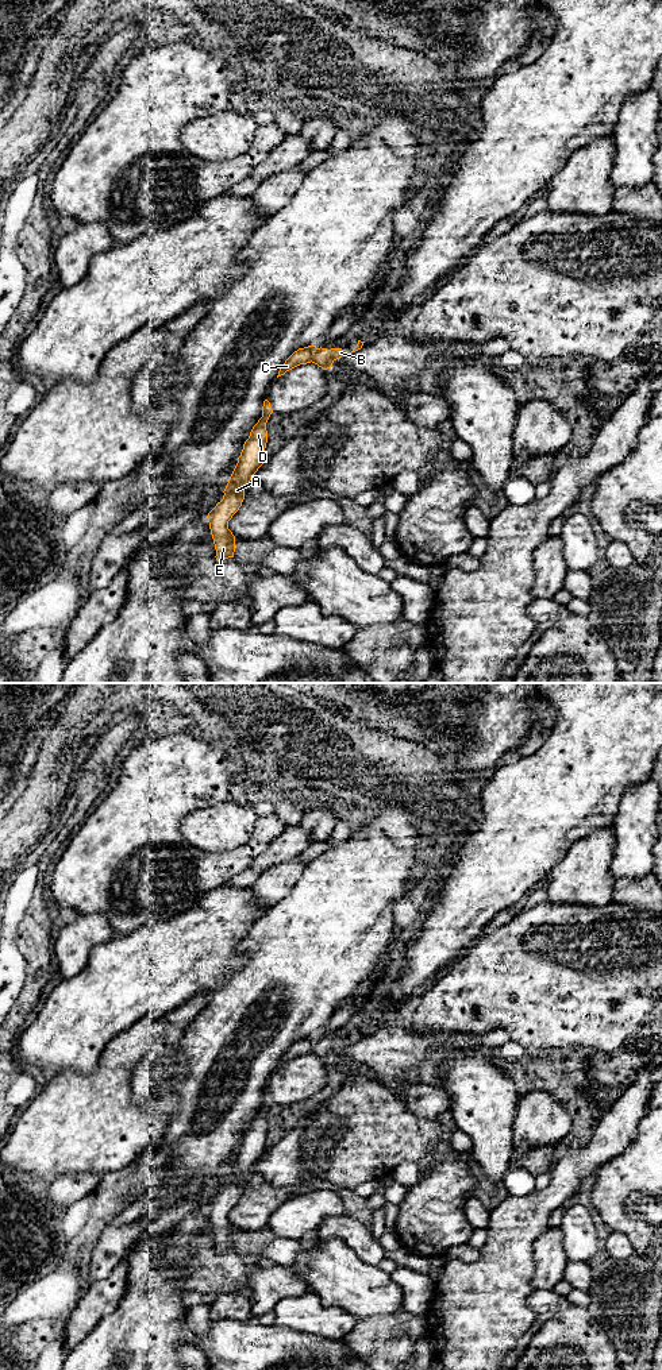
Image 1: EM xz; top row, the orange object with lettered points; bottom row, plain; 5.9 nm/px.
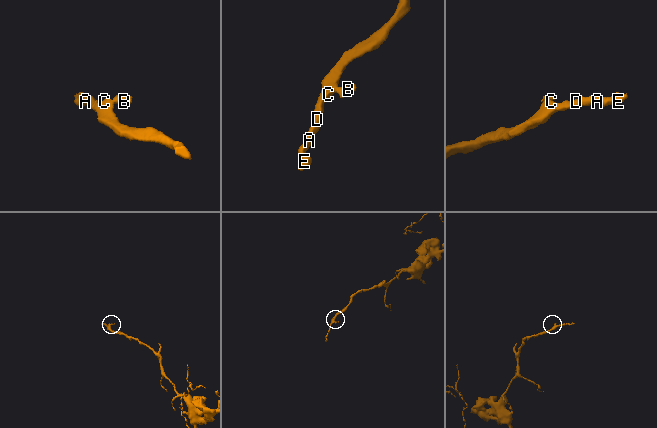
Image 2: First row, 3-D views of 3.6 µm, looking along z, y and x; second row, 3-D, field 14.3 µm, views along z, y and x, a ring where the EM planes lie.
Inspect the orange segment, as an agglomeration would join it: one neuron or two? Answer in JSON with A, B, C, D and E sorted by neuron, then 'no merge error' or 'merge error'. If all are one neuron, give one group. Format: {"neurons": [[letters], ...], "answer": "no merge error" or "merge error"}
{"neurons": [["A", "C", "D", "E"], ["B"]], "answer": "merge error"}

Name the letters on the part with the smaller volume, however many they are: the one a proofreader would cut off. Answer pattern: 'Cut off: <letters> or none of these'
Cut off: B

